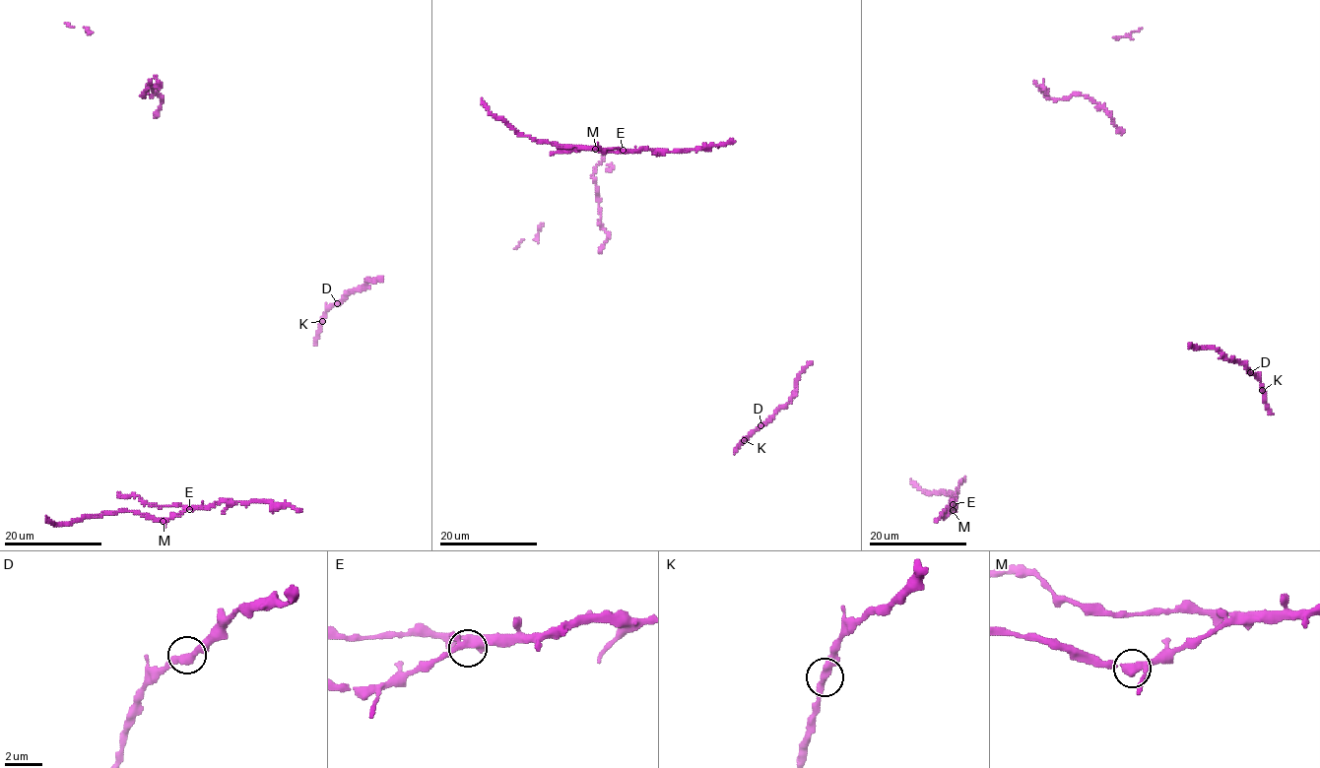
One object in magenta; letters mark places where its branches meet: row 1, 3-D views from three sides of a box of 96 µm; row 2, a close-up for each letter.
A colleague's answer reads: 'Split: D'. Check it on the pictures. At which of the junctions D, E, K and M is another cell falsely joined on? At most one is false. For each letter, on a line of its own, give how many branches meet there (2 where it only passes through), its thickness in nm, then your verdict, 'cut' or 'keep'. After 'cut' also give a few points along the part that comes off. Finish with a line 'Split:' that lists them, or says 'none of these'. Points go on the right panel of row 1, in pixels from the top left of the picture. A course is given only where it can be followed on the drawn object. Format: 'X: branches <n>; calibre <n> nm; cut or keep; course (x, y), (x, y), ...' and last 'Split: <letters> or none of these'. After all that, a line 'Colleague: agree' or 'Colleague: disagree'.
D: branches 2; calibre 360 nm; keep
E: branches 3; calibre 340 nm; keep
K: branches 2; calibre 400 nm; keep
M: branches 3; calibre 300 nm; keep
Split: none of these
Colleague: disagree

